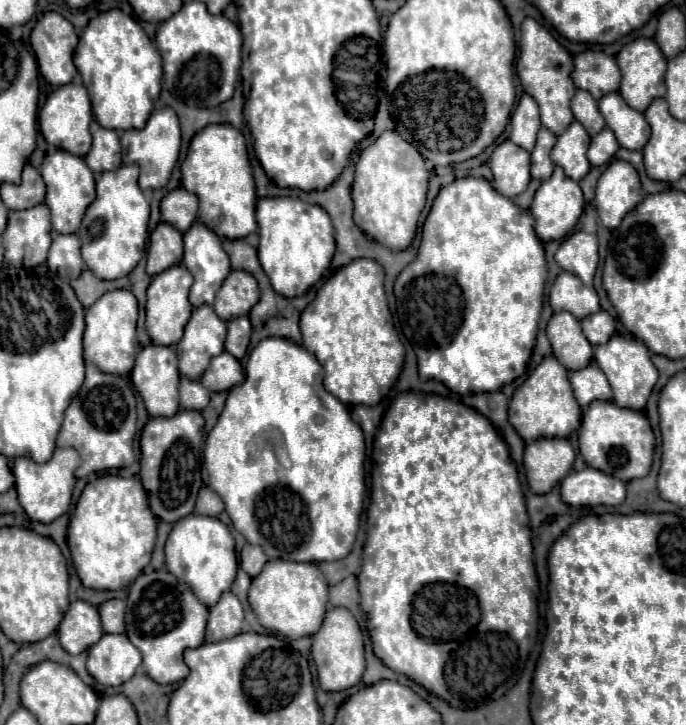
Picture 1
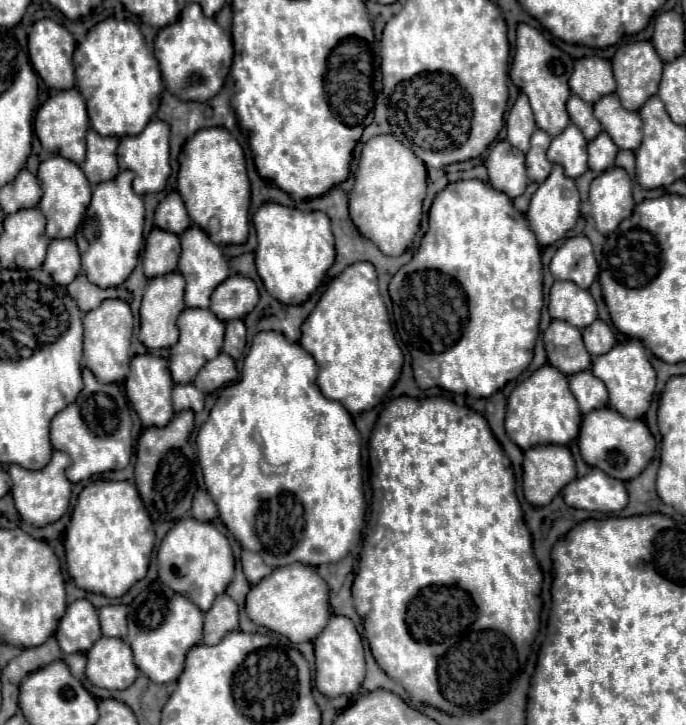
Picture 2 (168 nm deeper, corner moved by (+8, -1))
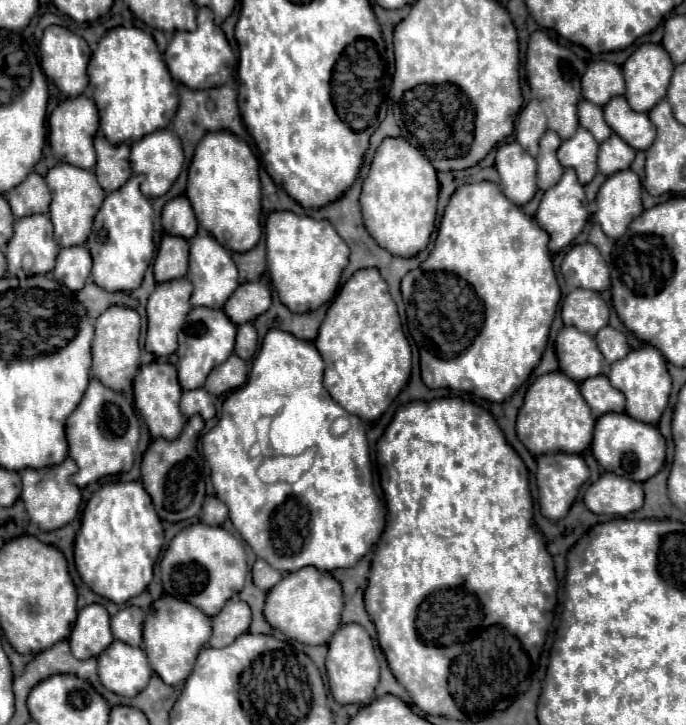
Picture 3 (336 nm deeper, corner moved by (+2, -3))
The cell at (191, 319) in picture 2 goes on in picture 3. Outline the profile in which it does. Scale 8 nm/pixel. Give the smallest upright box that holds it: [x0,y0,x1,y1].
[178,307,236,389]

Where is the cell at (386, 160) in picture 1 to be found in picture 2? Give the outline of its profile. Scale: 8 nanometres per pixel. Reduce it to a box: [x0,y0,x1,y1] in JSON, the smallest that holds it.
[350,135,426,255]

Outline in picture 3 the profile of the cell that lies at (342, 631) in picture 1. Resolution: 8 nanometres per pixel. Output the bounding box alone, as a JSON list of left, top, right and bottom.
[326,623,380,703]

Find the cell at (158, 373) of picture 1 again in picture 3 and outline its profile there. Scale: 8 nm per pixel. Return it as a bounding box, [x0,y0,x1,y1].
[134,361,186,439]

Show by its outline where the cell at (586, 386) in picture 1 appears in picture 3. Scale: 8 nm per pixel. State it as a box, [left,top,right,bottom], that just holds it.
[580,375,624,417]

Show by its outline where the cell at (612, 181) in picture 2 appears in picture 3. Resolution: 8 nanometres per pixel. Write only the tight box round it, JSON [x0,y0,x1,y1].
[596,169,644,239]

